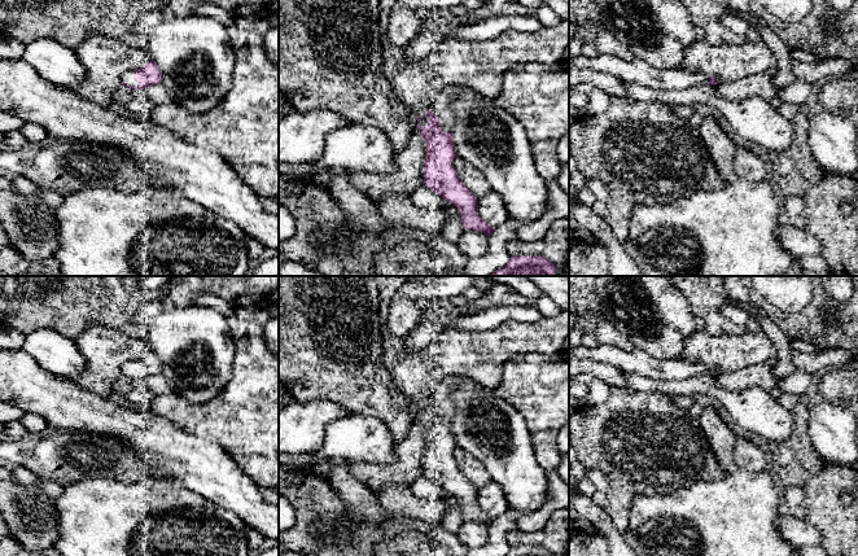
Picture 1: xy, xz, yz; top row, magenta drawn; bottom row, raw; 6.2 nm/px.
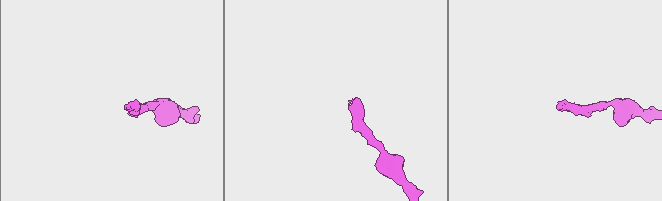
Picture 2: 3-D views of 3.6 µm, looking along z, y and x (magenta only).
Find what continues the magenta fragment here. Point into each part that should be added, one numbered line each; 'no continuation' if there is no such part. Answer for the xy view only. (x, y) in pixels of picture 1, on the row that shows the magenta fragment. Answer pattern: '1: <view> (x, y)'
1: xy (127, 78)

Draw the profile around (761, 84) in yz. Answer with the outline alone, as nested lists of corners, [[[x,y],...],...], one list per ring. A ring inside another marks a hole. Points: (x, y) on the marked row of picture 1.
[[[775,70],[745,76],[734,82],[717,84],[717,91],[725,98],[743,100],[750,96],[759,96],[767,101],[776,96],[776,88],[772,83]]]

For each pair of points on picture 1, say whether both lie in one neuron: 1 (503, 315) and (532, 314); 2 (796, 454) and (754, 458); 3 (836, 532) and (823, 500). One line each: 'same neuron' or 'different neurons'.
1: same neuron
2: different neurons
3: same neuron

